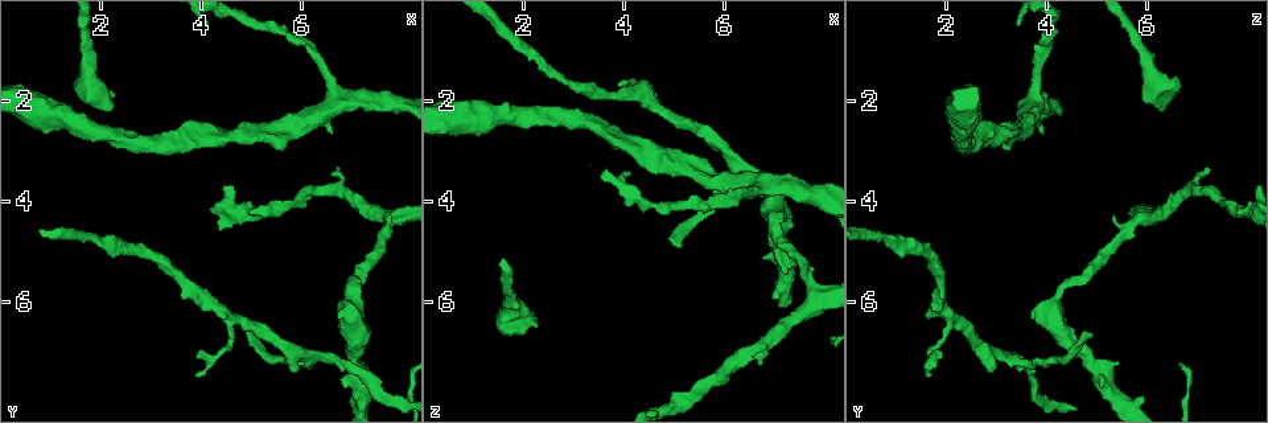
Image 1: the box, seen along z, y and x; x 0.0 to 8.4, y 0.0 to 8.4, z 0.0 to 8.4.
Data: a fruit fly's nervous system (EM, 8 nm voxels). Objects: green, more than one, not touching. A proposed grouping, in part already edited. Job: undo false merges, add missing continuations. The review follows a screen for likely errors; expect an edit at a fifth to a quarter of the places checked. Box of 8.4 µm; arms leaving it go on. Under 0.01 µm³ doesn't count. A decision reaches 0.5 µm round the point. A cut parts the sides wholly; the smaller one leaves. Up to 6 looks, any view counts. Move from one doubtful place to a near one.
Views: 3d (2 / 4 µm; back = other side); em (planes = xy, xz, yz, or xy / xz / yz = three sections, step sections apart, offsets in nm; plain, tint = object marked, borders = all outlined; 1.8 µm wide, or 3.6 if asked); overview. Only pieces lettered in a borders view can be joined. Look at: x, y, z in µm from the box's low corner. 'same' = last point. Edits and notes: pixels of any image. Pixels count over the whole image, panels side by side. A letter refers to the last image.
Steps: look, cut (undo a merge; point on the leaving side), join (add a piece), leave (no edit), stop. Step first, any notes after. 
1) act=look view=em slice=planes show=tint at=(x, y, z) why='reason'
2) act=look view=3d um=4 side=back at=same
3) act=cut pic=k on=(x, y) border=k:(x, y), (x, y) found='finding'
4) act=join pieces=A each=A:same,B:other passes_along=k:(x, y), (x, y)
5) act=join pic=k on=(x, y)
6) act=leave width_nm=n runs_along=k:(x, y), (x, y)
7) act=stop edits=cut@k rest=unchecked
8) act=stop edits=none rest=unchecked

act=look view=3d um=2 at=(4.95, 6.65, 4.85) why='free end'

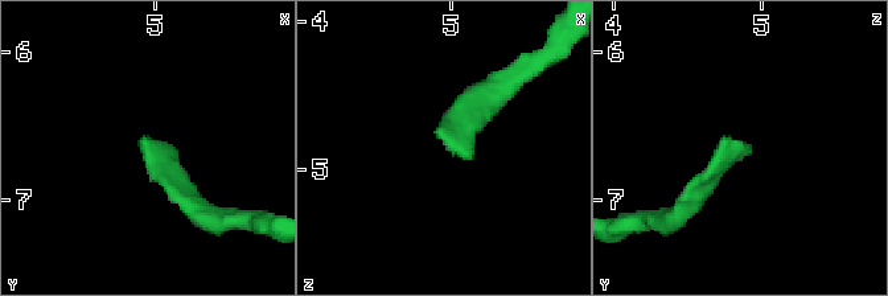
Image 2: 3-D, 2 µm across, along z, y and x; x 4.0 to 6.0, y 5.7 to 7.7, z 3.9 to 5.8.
act=look view=em slice=planes show=borders at=(4.98, 6.60, 4.82)

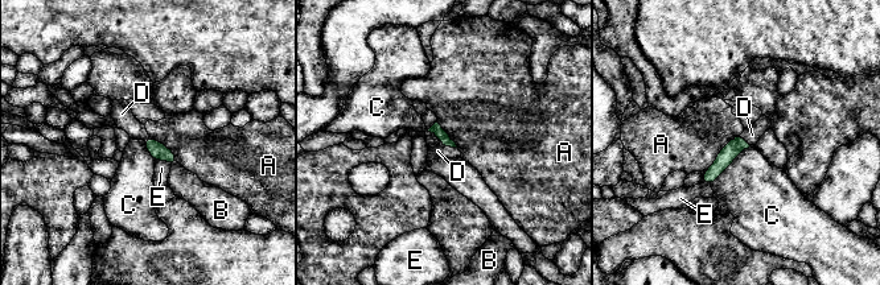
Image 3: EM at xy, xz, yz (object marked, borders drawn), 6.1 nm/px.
act=join pieces=D each=A:other,B:other,C:other,D:same,E:other passes_along=3:(441, 135), (448, 145), (438, 151) found='it goes on there'

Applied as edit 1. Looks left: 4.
act=look view=em um=3.6 slice=xz step=4 show=tint at=(6.10, 7.05, 3.05) why='three-way junction'

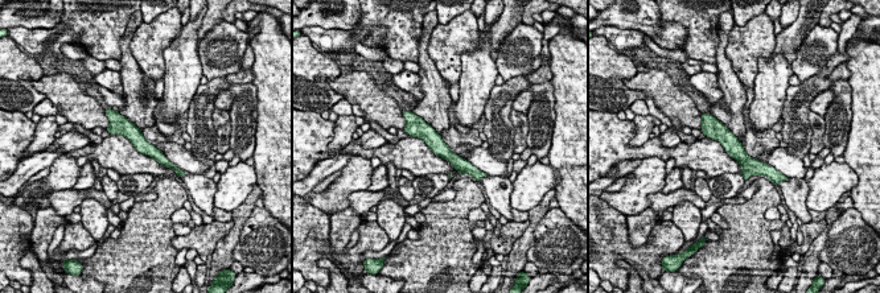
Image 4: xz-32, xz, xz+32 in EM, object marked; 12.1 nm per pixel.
act=look view=em um=3.6 slice=planes show=tint at=same

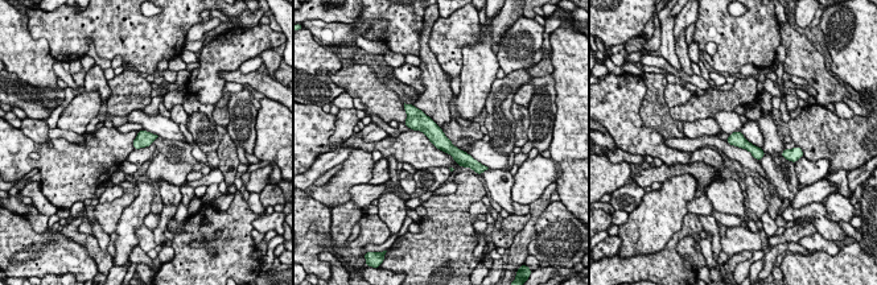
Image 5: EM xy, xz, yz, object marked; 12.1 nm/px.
act=look view=em um=3.6 slice=planes show=borders at=same

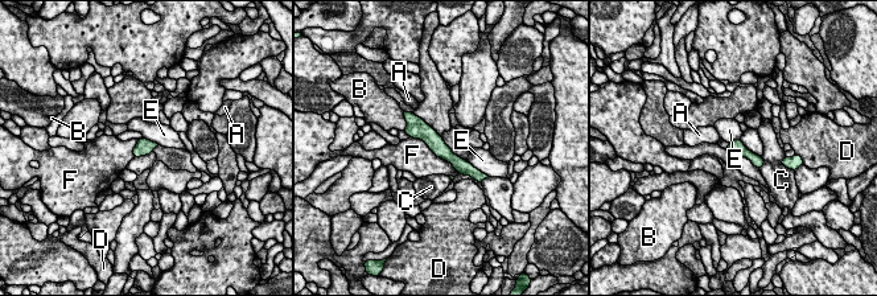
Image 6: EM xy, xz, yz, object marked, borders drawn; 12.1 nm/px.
act=leave longest_contact=F:750nm each=A:other,B:other,C:other,D:other,E:other,F:other border=6:(410, 136), (419, 138), (458, 173) found='all the same neuron'

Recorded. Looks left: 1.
act=look view=em slice=xy step=8 show=borders at=(4.60, 6.25, 2.10) why='three-way junction'

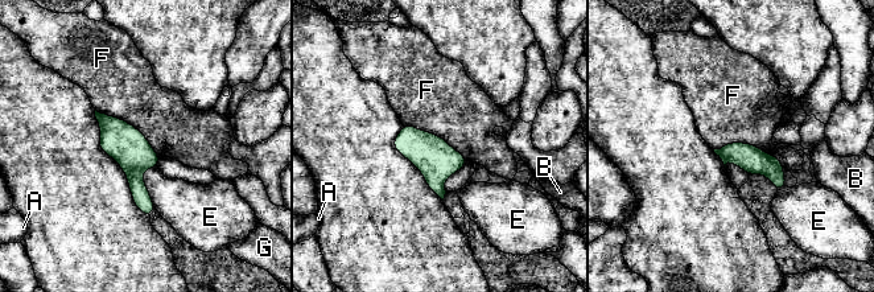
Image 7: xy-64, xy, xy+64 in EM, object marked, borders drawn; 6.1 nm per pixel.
act=leave longest_contact=F:440nm each=A:other,B:other,E:other,F:other,G:other border=7:(713, 148), (750, 143), (783, 165) found='continuous, no second neuron'

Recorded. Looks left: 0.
act=stop edits=join@3 rest=unchecked

